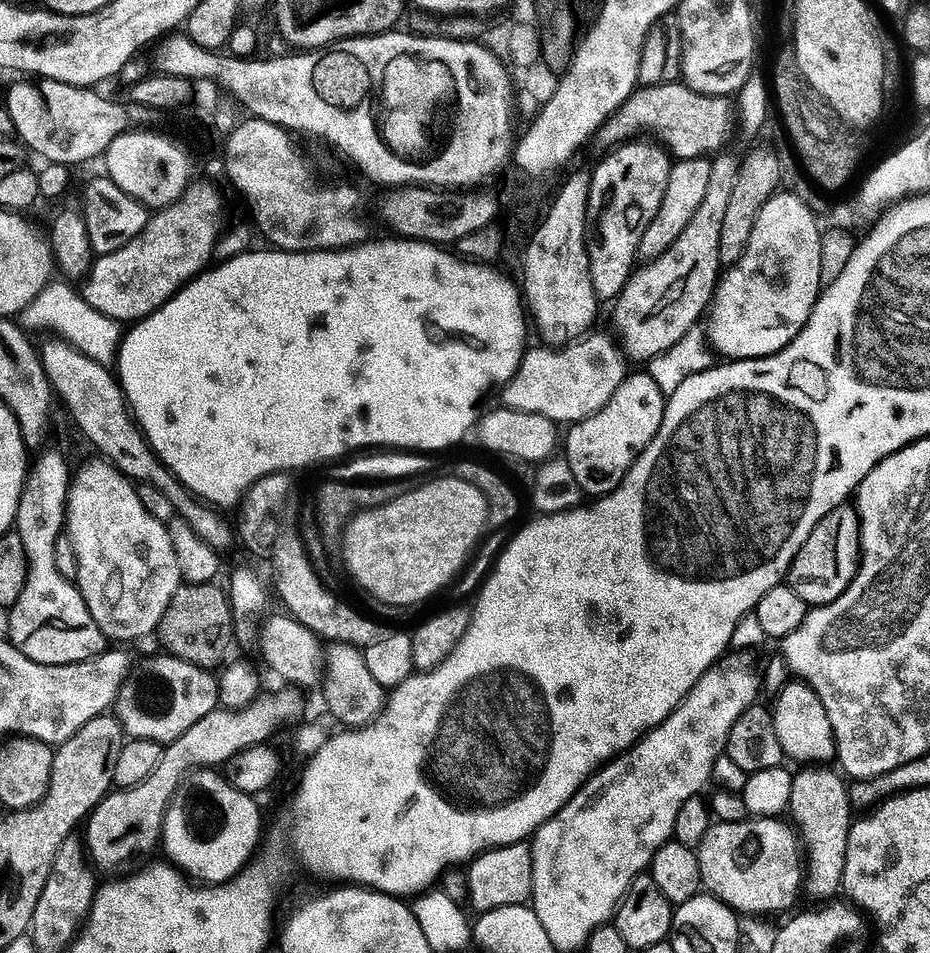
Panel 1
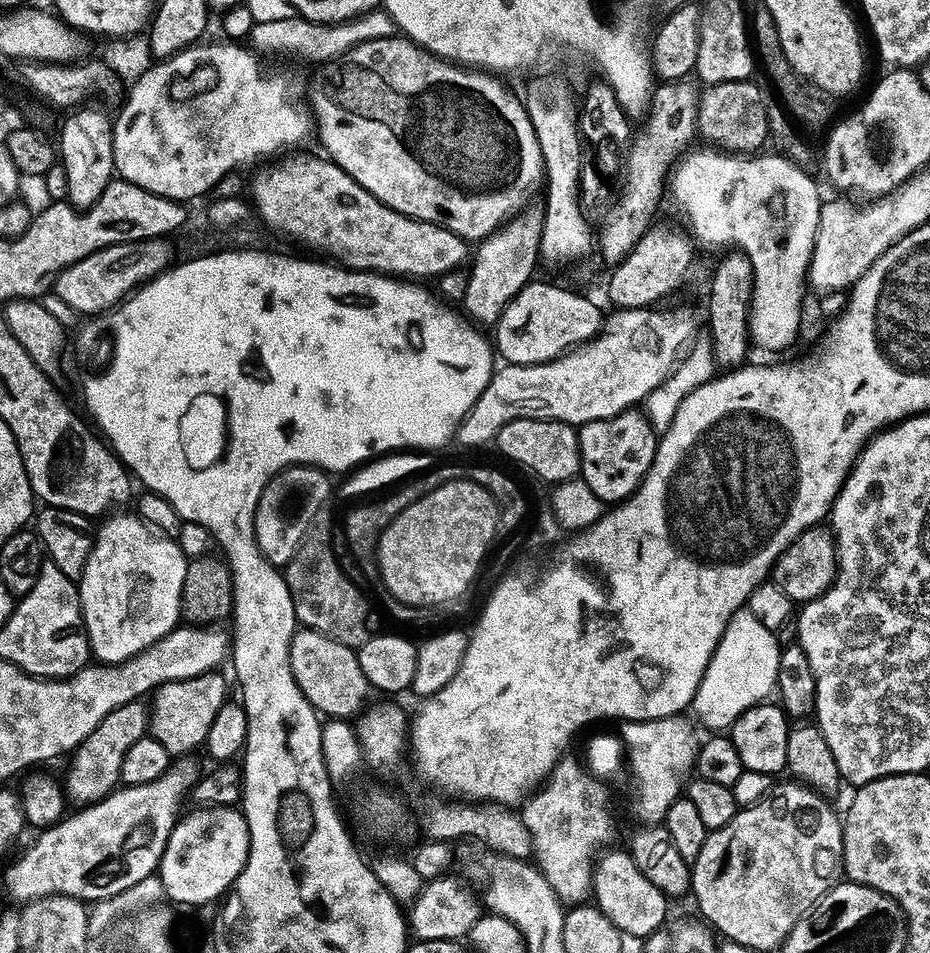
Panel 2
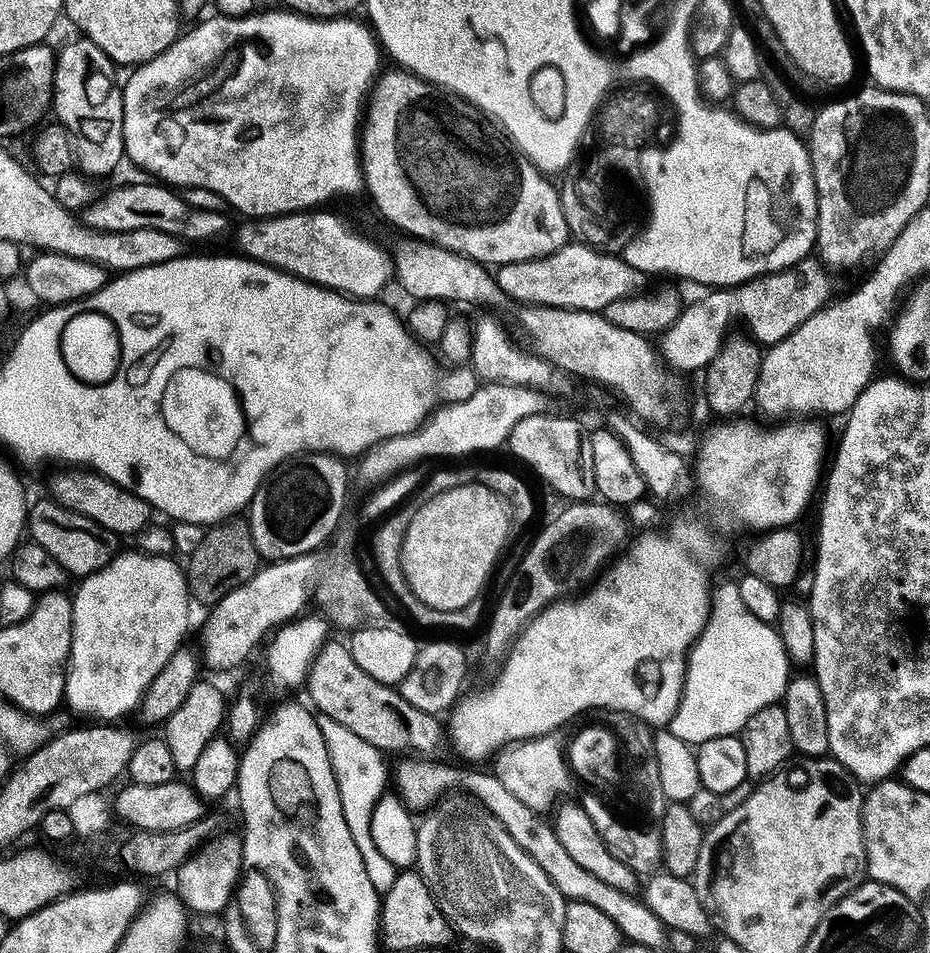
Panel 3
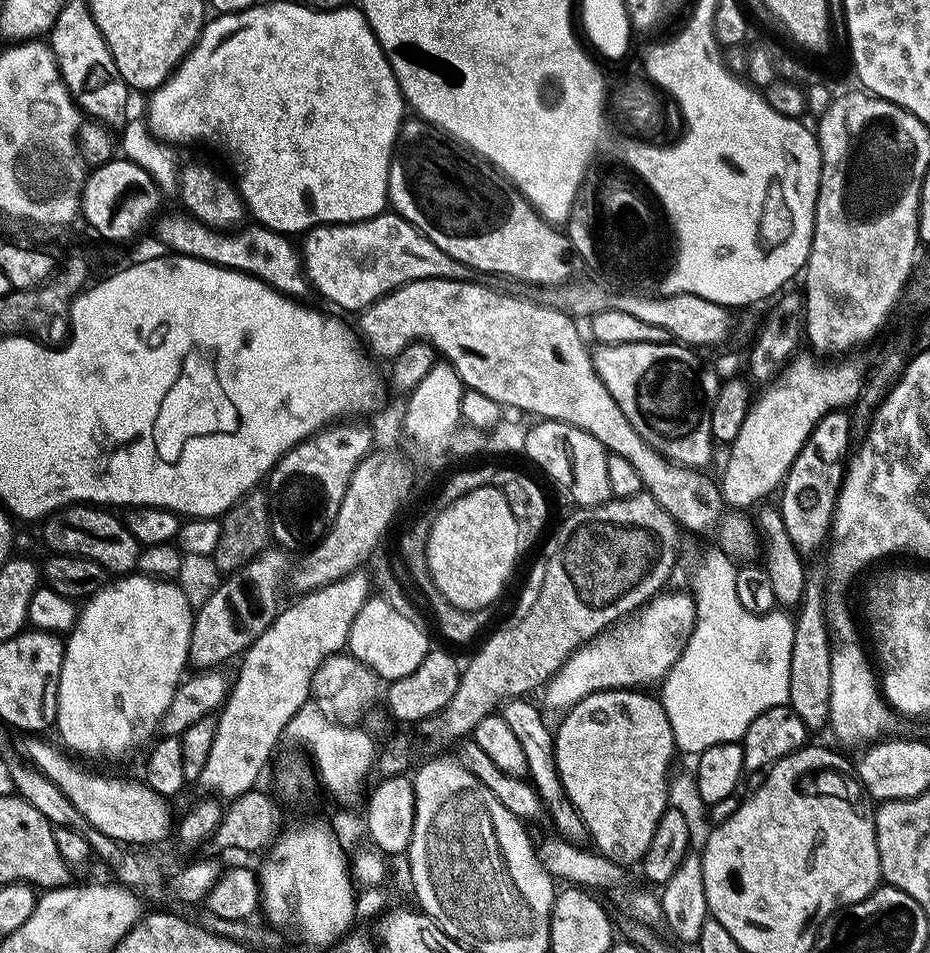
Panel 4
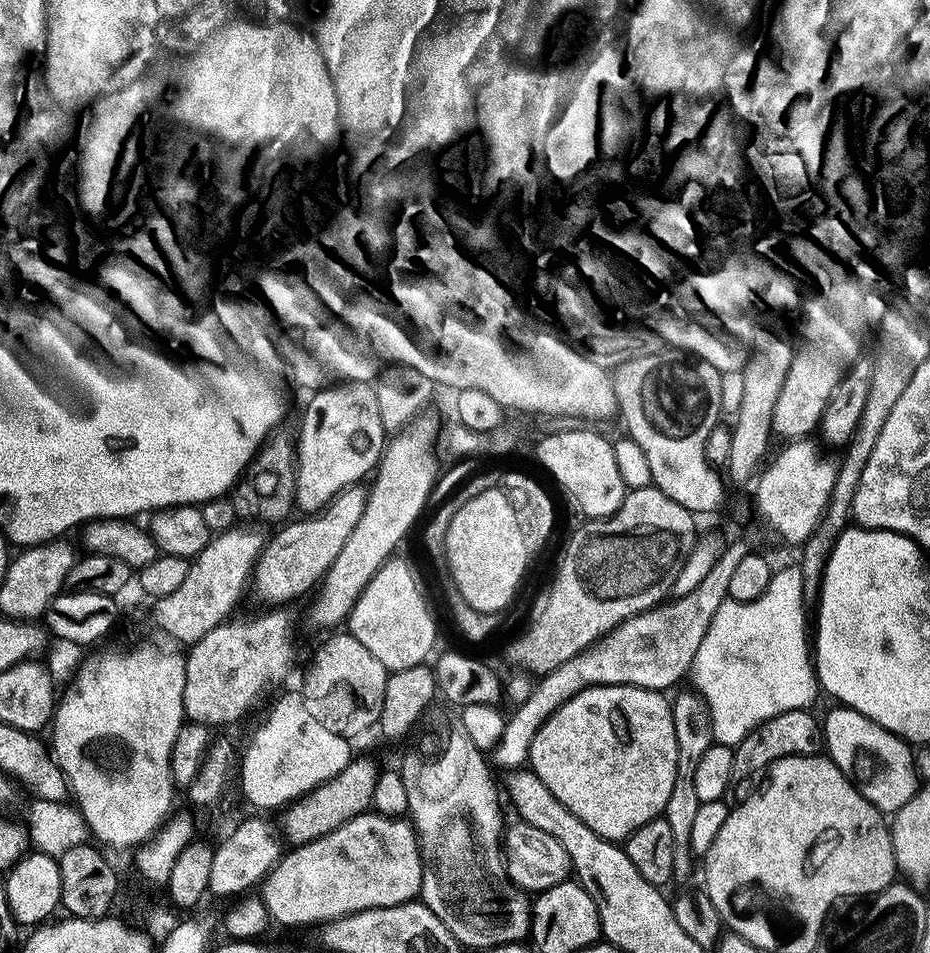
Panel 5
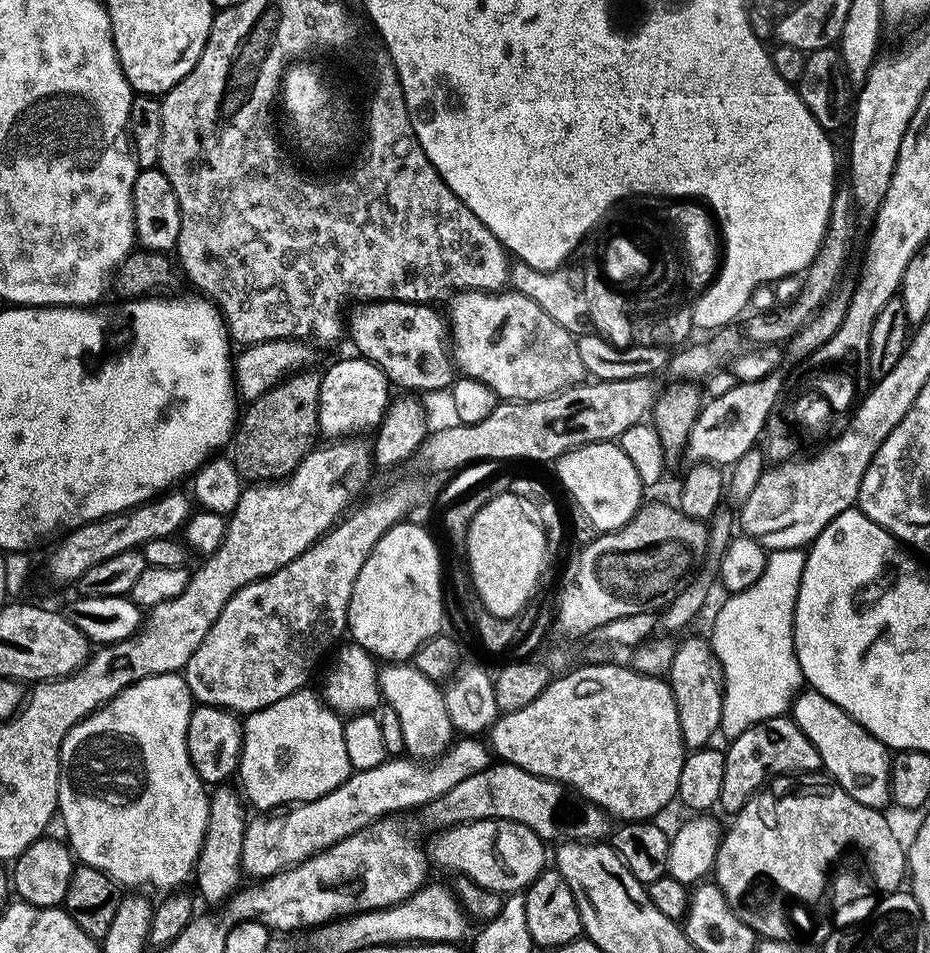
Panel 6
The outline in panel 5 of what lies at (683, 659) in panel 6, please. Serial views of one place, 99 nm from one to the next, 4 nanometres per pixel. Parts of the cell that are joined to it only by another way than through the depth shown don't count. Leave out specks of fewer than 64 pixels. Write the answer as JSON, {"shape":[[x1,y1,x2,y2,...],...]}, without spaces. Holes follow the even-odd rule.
{"shape":[[695,691,682,693,676,700,673,699,672,717,675,719,675,734,678,737,678,778,675,780,674,793,670,796,664,818,673,827,675,848,674,848,674,876,673,879,679,884,686,883,698,868,696,857,692,852,690,842,691,831,694,830,695,816,698,815,701,802,698,792,694,788,694,777,698,772,698,765,702,762,706,750,715,744,713,738,713,720,709,706,703,696]]}

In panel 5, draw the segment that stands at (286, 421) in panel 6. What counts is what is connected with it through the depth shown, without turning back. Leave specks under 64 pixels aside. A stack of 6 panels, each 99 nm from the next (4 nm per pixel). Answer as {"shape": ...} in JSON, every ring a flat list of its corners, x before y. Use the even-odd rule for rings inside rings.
{"shape":[[276,434,269,439,268,443,260,449,260,453,252,460,252,464,244,471,239,484,231,493,230,500,236,506,236,515,241,521,256,522,261,520,264,524,283,525,291,512,297,507,296,502,296,476,297,476,297,441,291,436]]}

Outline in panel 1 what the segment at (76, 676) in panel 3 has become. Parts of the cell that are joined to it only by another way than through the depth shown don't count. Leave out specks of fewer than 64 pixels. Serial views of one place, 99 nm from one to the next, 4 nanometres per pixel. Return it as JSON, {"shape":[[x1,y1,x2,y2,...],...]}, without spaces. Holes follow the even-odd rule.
{"shape":[[96,458,93,464,88,464,81,472,77,471,75,473,68,494,66,534,72,539,72,545,78,554,78,587,80,593,90,610,90,614,94,614,94,622,98,622,102,634,107,636,109,641,112,642,116,642,116,640,140,640,143,636,150,635,151,632,153,635,159,629,162,622,162,614,166,614,166,606,170,606,174,594,179,590,182,577,178,566,178,558,175,557,174,544,168,533,168,525,158,522,158,518,154,518,154,514,150,514,150,510,146,510,146,506,142,506,139,487,133,481,129,480,127,476,122,475,111,462,103,458]]}

